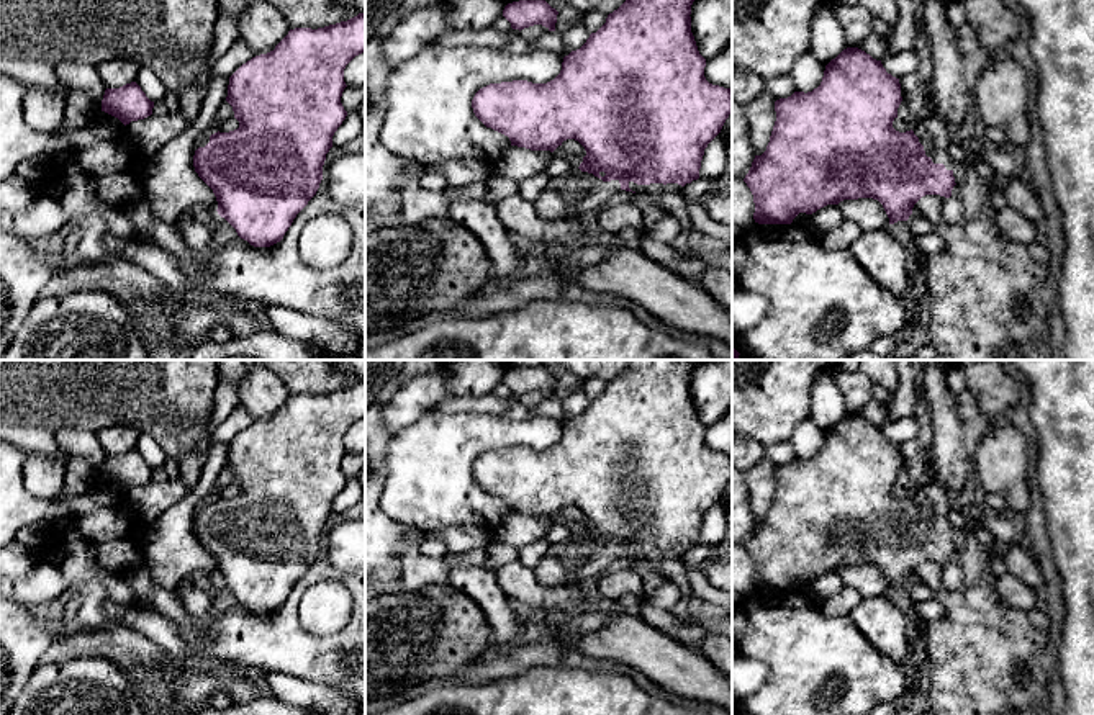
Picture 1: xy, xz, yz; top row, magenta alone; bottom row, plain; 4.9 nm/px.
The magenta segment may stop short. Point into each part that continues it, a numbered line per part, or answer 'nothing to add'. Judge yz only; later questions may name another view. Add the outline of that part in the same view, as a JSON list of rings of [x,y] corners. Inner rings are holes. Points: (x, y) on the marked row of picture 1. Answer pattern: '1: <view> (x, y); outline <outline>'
1: yz (934, 133); outline [[[937,108],[917,123],[912,131],[924,146],[925,155],[930,157],[934,164],[943,164],[947,170],[953,170],[953,162],[948,155],[953,131]]]

